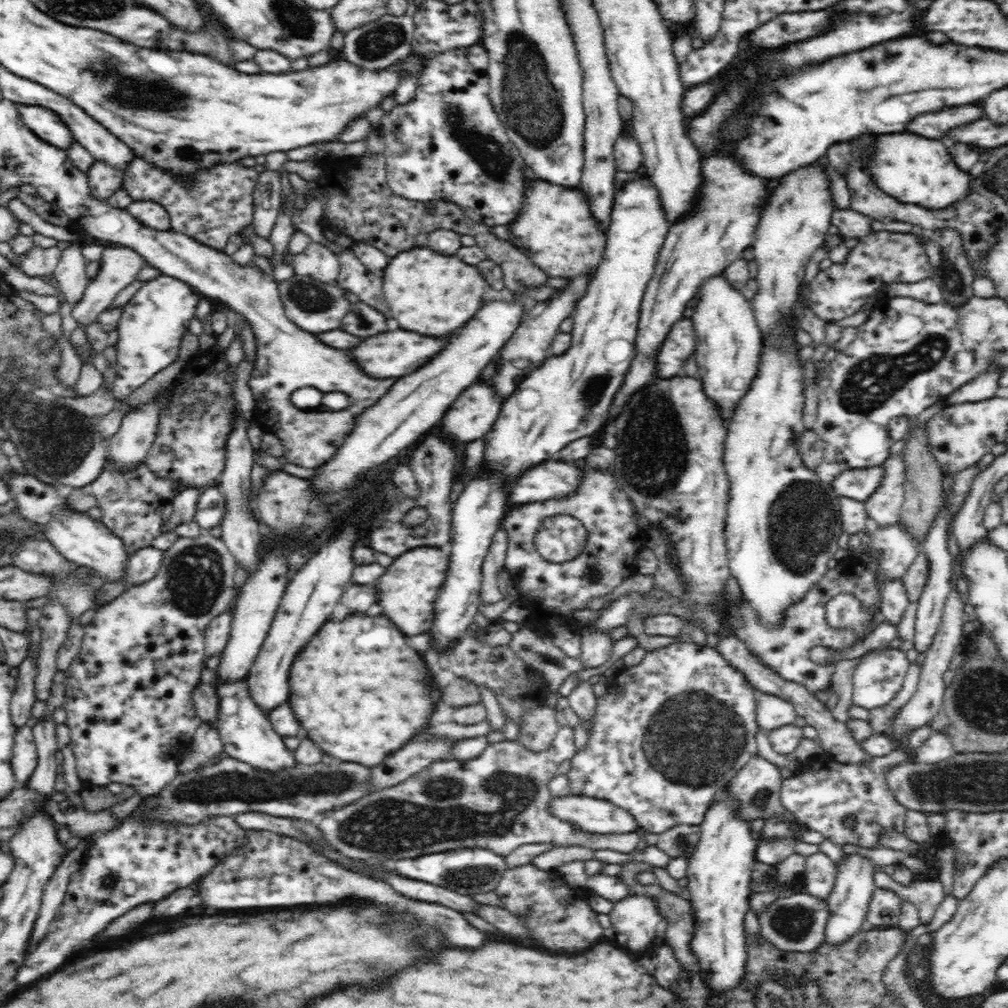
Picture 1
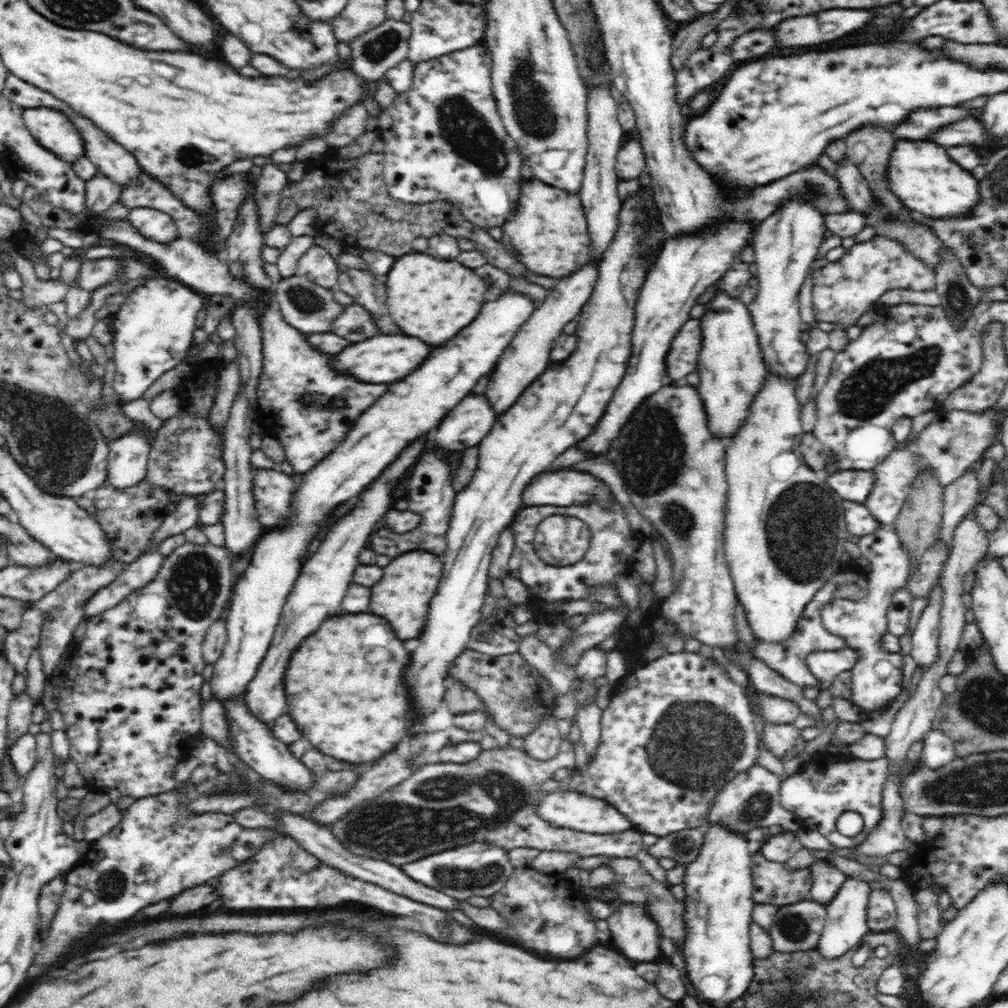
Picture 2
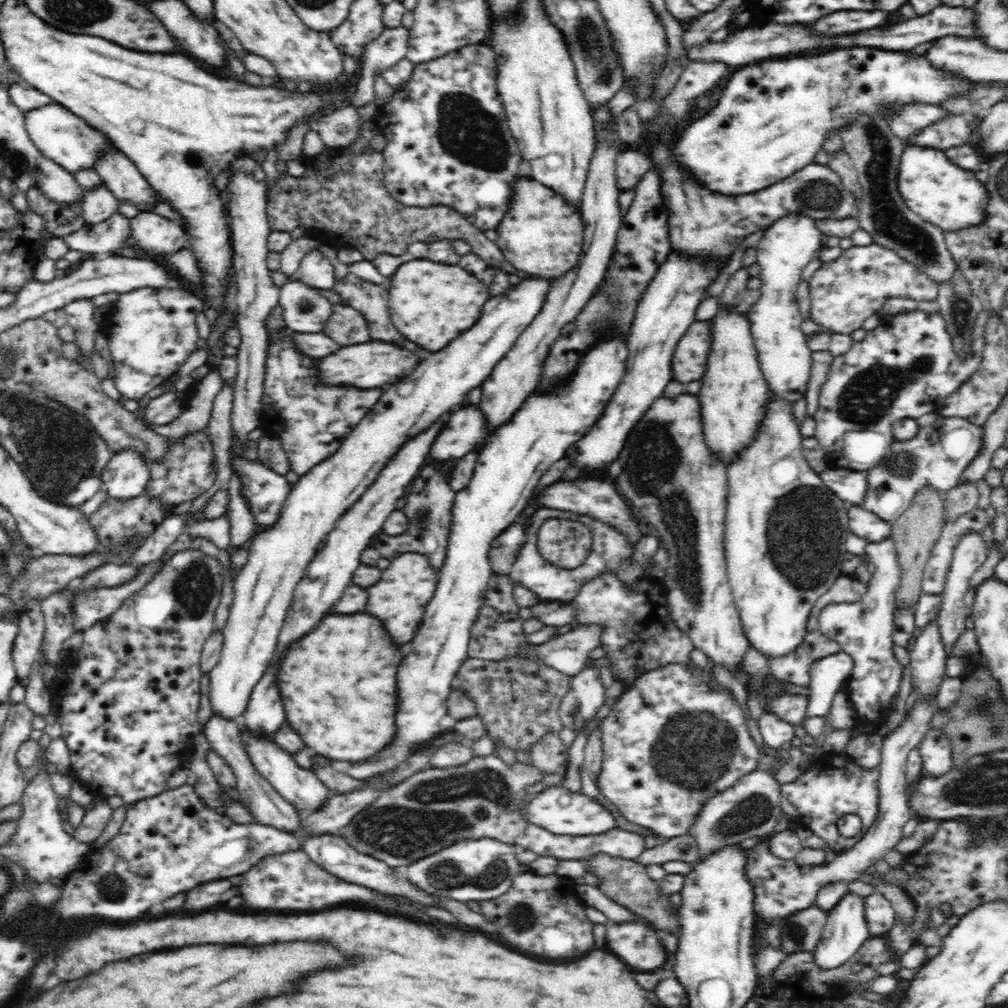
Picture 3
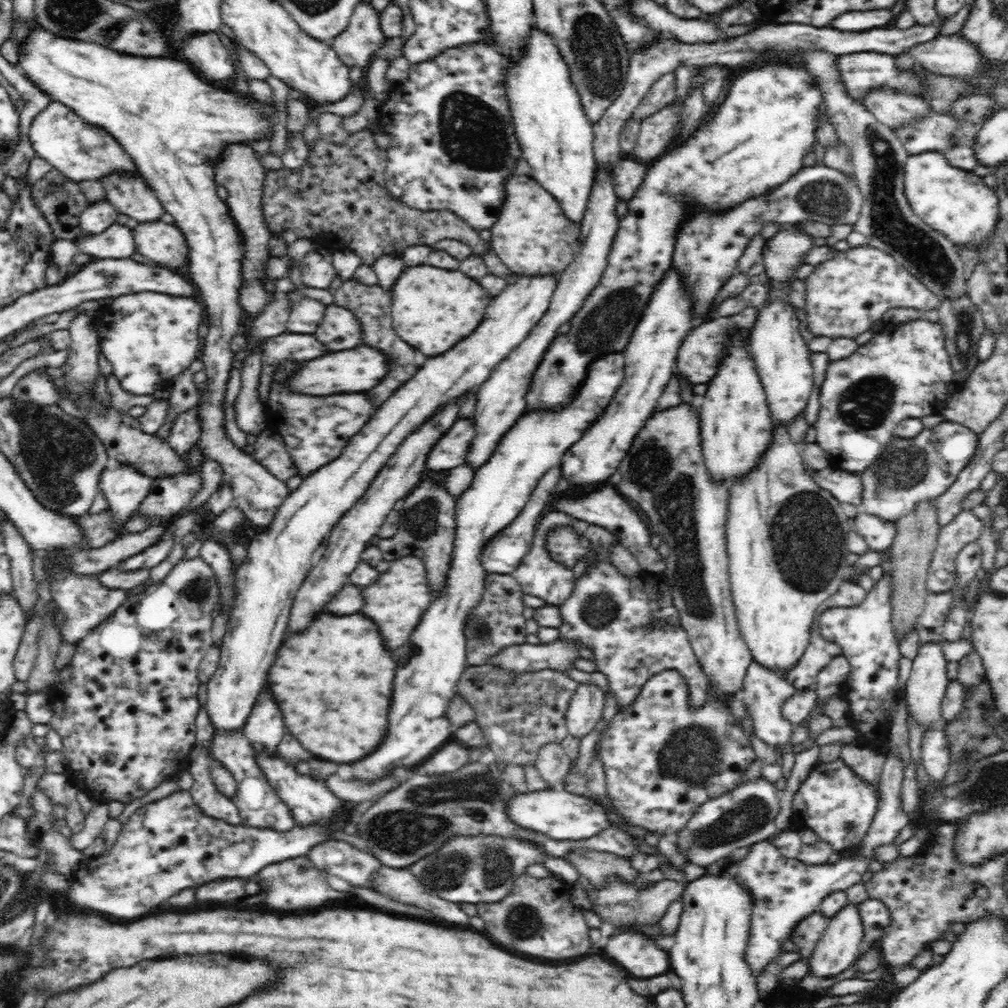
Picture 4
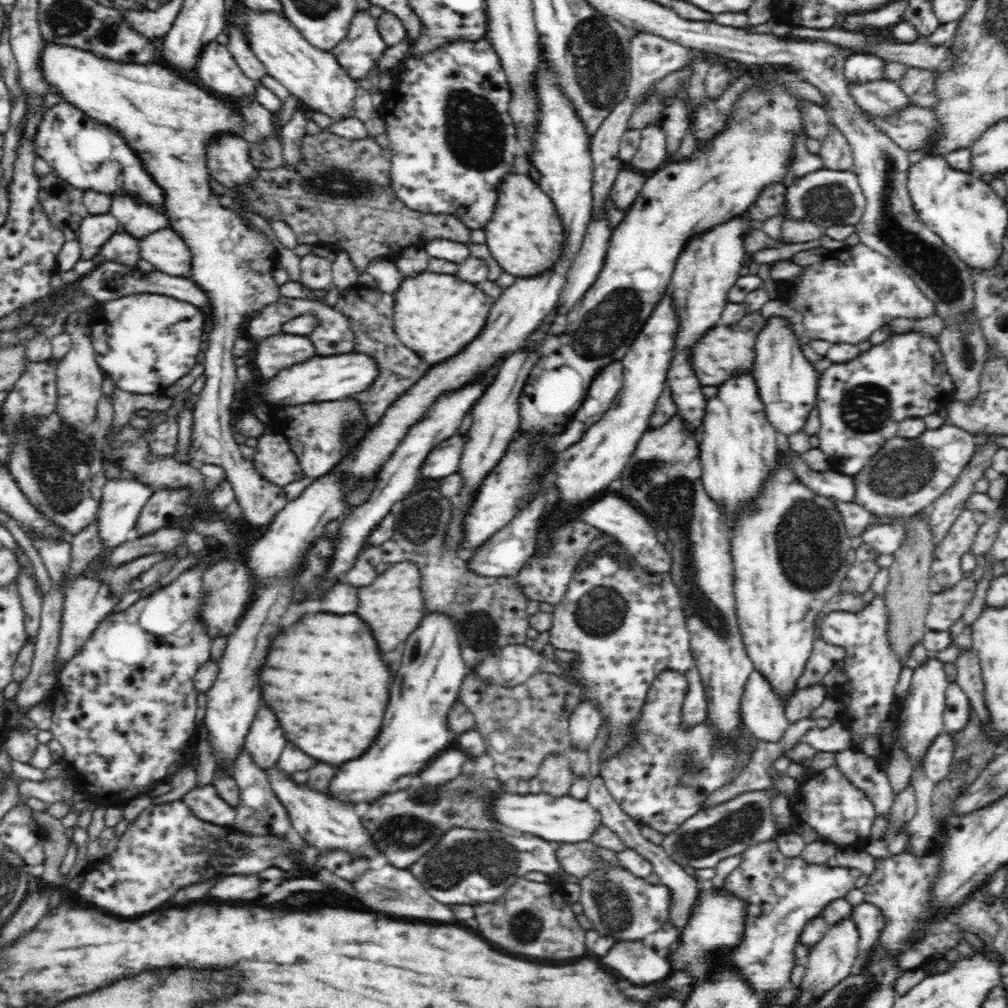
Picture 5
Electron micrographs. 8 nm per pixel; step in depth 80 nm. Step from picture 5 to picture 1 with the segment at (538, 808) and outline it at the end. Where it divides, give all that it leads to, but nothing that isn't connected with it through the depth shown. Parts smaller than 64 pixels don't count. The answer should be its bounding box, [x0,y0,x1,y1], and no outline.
[549,795,639,834]

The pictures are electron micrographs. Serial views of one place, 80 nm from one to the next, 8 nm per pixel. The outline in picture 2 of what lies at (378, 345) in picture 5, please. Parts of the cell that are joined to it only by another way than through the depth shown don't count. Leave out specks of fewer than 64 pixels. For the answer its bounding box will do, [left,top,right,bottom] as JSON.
[337,265,398,334]

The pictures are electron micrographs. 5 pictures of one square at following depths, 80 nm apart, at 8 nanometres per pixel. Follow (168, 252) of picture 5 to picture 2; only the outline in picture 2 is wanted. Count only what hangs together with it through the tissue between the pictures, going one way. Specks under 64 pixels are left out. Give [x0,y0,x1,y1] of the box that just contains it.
[128,208,182,244]

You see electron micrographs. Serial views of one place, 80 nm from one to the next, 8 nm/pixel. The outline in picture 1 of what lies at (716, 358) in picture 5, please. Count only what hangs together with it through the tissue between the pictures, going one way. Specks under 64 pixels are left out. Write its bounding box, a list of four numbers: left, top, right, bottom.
[656,319,695,378]

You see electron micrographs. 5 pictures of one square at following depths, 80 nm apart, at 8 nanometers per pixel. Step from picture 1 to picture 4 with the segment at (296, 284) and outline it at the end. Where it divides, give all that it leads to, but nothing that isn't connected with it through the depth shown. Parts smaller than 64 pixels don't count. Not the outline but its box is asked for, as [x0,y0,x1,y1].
[286,288,325,334]

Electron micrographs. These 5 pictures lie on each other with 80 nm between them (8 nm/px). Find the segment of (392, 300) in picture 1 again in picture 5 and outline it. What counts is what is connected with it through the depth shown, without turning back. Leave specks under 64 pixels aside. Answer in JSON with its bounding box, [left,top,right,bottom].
[393,272,495,364]

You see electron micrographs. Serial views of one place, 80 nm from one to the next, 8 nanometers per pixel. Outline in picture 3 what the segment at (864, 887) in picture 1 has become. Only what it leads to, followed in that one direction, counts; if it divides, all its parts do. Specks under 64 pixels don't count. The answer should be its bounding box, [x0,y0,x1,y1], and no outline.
[812,892,871,970]

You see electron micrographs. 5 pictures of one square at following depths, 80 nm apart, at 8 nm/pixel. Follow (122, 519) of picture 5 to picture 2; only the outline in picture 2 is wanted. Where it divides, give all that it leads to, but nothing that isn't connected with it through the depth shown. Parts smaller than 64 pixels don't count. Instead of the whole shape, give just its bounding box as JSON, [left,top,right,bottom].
[106,420,152,488]

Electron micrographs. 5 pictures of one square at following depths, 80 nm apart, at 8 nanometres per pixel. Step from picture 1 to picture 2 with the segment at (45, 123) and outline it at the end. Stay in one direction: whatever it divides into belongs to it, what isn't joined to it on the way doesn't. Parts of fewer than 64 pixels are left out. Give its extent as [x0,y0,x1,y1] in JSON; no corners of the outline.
[22,107,85,164]

